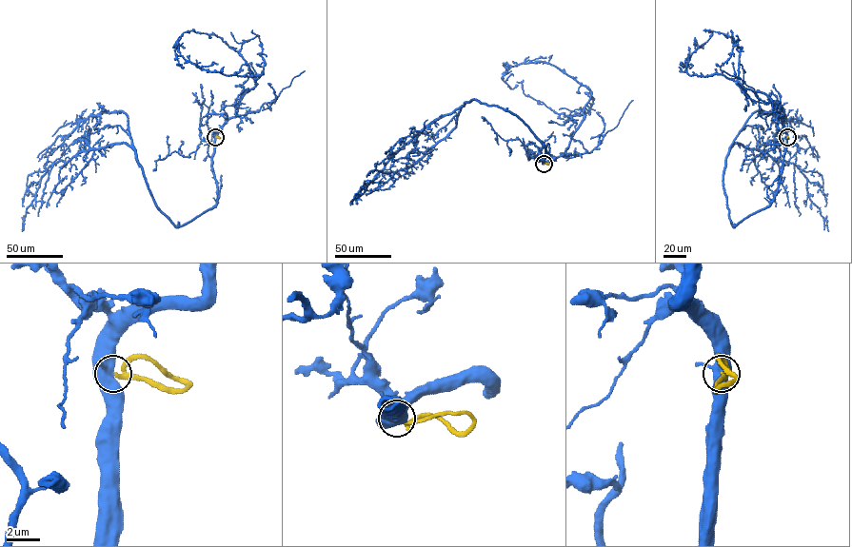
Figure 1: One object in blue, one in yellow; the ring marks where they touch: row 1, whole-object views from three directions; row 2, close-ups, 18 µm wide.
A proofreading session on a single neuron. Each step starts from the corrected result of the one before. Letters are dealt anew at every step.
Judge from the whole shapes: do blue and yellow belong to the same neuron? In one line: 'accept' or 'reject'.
reject

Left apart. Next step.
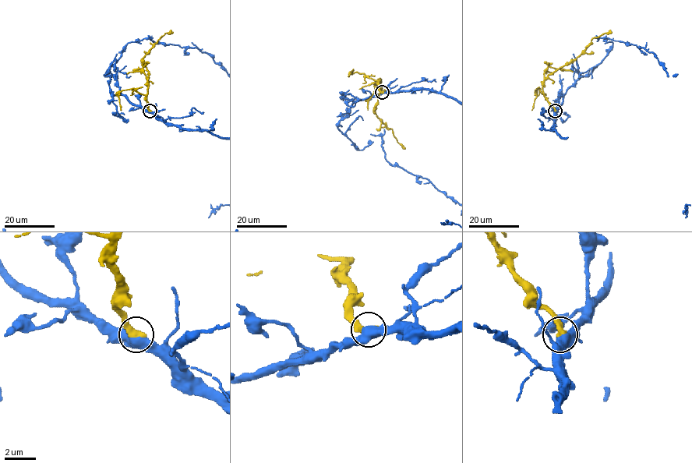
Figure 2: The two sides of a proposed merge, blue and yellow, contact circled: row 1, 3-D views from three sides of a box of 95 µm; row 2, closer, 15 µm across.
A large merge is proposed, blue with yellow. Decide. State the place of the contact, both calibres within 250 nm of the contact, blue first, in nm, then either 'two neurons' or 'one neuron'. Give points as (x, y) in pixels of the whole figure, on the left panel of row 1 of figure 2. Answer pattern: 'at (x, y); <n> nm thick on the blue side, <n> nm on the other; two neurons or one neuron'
at (150, 111); 440 nm thick on the blue side, 500 nm on the other; one neuron

